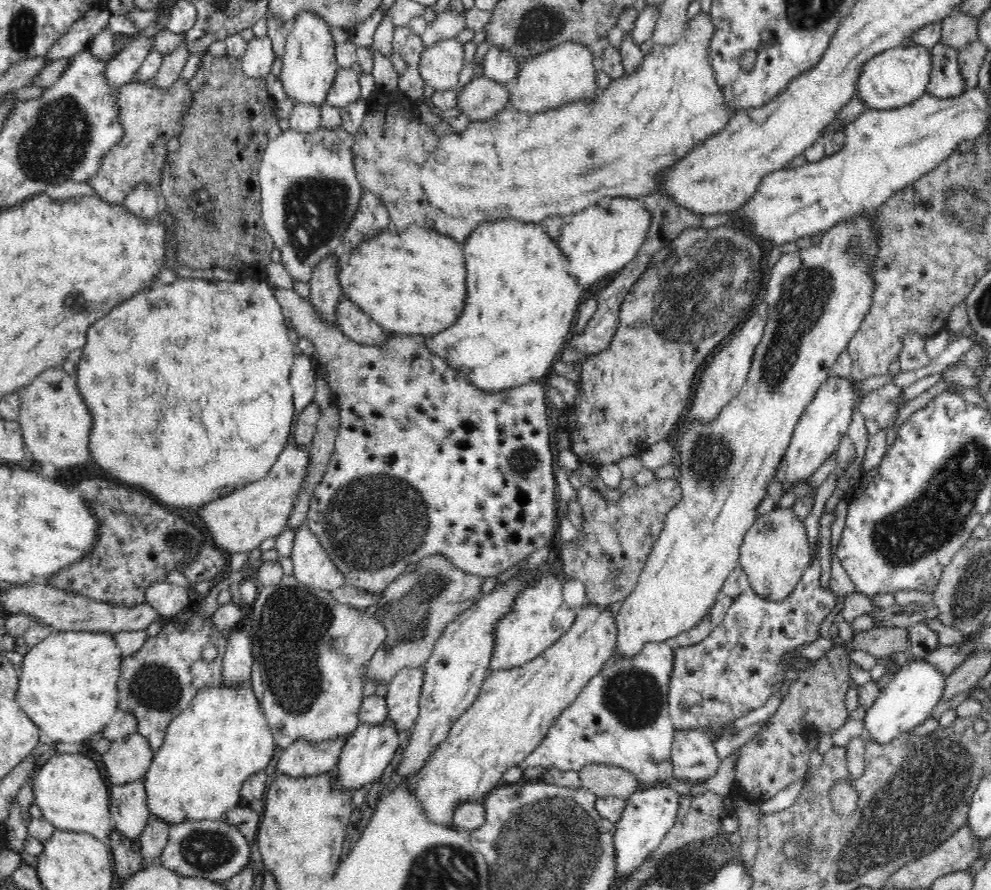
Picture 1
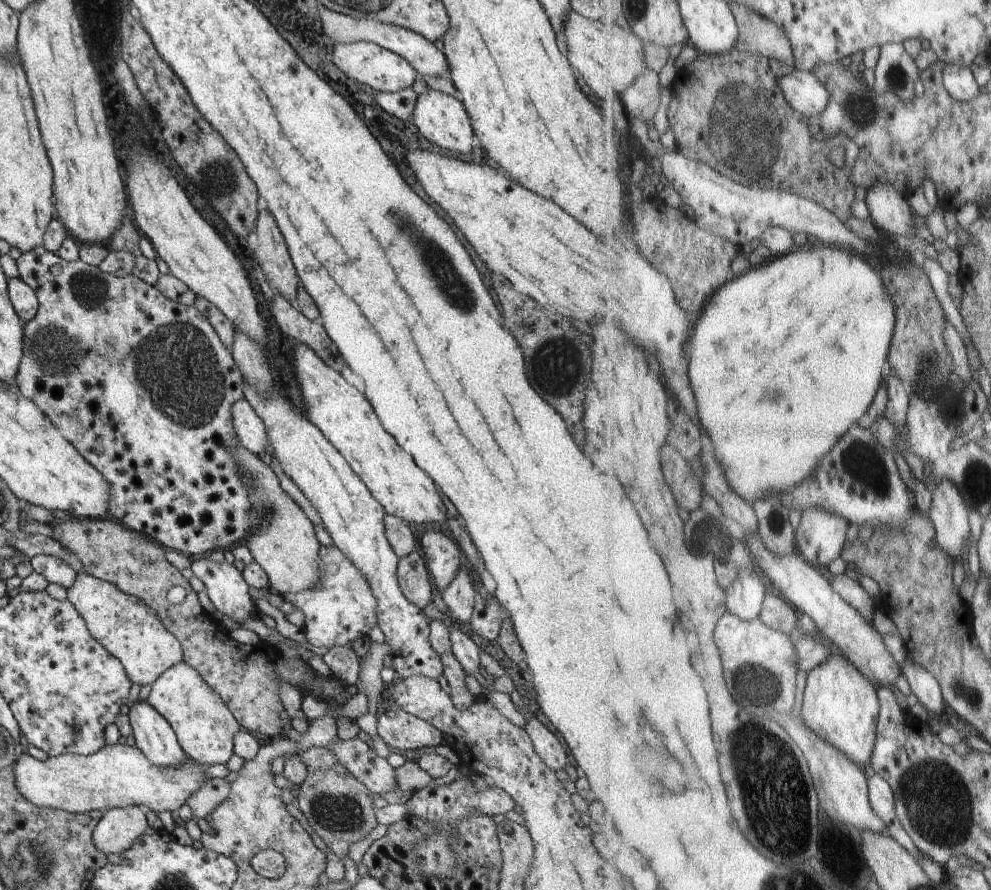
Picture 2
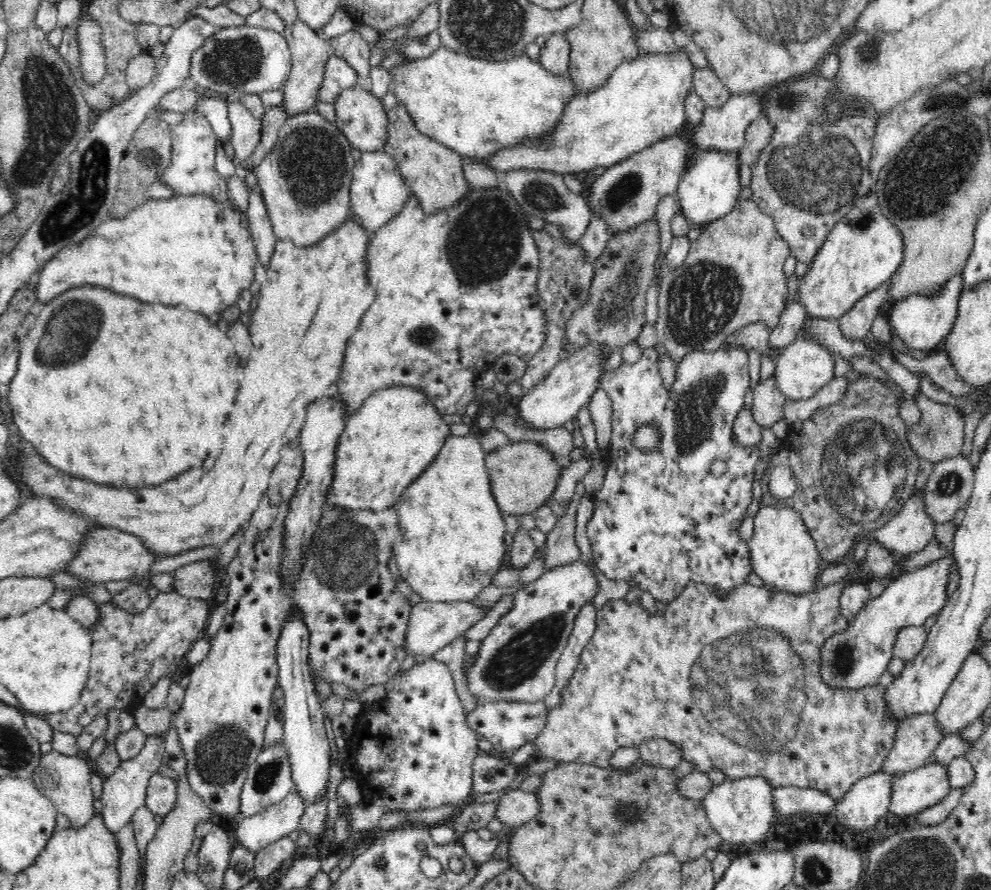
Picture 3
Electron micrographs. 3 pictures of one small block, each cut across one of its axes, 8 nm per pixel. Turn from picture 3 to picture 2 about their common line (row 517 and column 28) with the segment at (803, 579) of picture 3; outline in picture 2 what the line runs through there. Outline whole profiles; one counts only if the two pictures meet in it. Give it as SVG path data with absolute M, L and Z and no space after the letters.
M116 743L113 745L106 745L104 748L101 748L98 750L98 752L95 752L94 754L84 756L84 755L76 755L76 754L66 754L66 755L60 755L57 757L48 757L46 761L40 761L28 753L22 753L18 758L15 760L15 785L18 789L18 792L28 800L28 802L34 804L36 808L51 808L51 809L60 809L72 814L84 814L85 812L92 812L92 810L110 810L111 808L126 808L126 806L132 806L132 805L139 805L144 804L144 806L148 806L149 809L152 809L155 812L162 812L164 810L168 810L168 812L174 813L175 810L178 810L182 804L186 804L188 802L188 798L195 793L199 788L204 786L208 780L210 780L210 777L208 776L206 770L207 767L198 764L196 760L192 760L192 758L189 758L186 756L186 762L184 764L180 764L180 766L168 766L168 768L164 768L164 766L156 766L156 764L152 764L142 752L140 752L140 748L136 746L129 746L126 744L120 744Z

